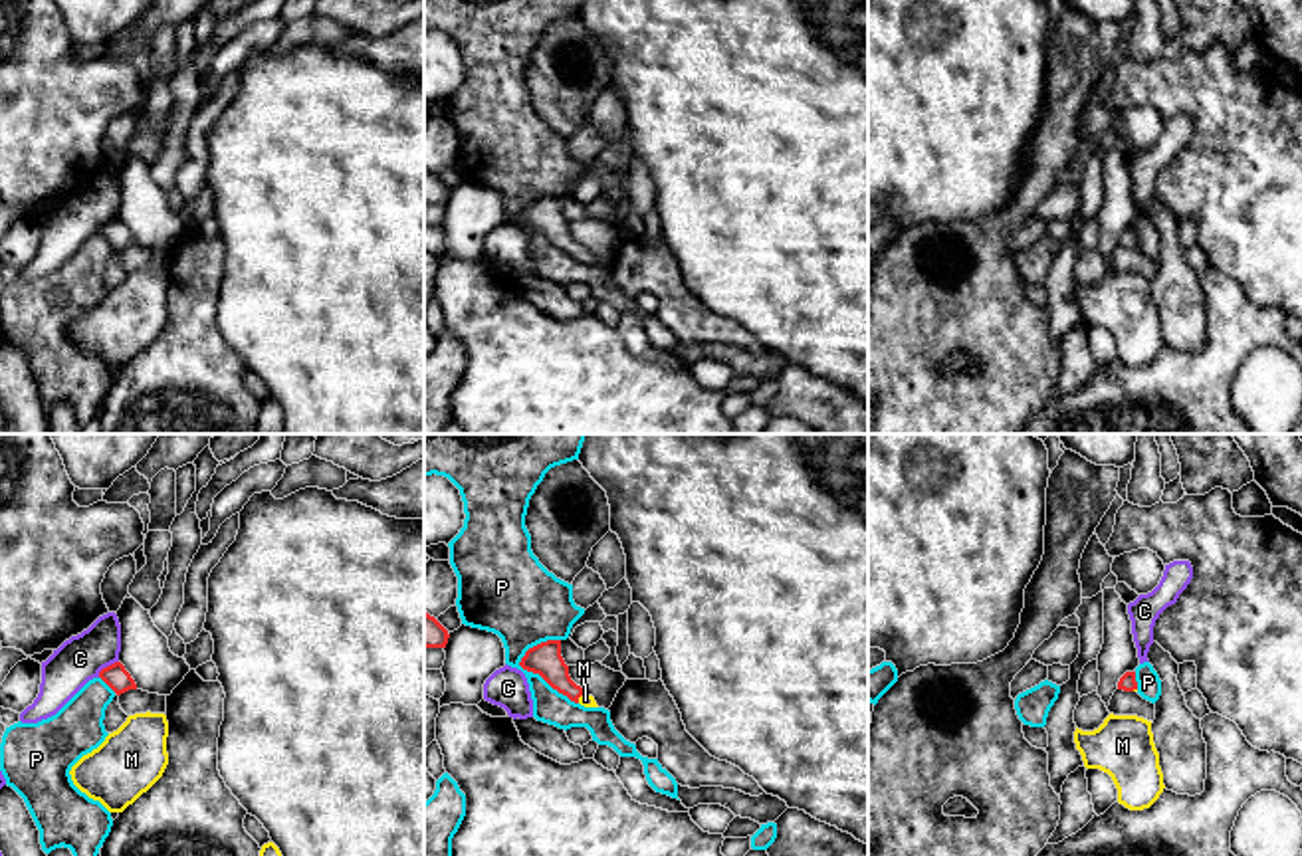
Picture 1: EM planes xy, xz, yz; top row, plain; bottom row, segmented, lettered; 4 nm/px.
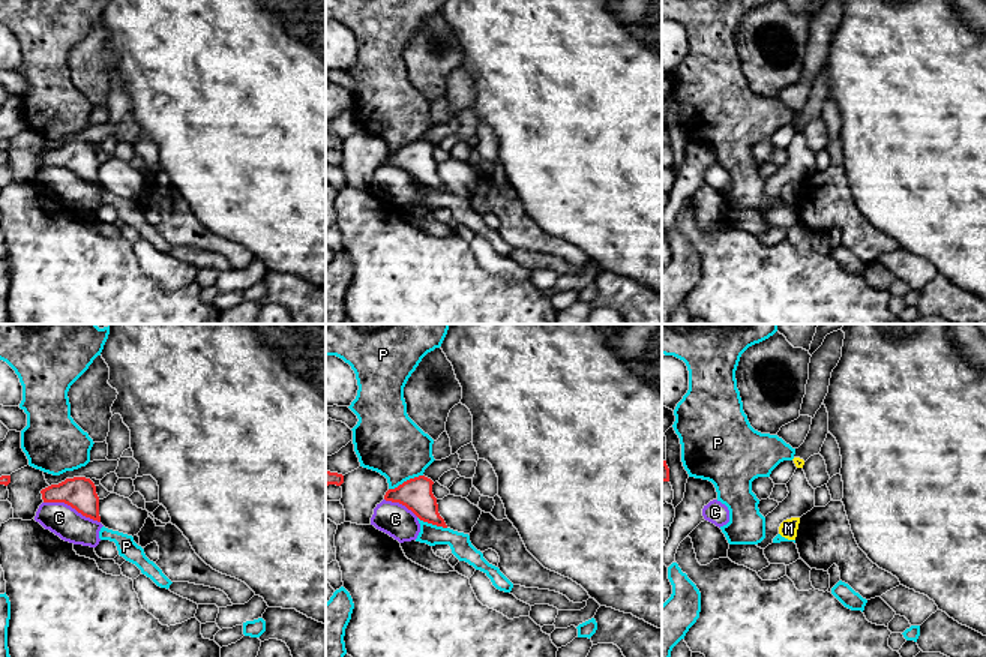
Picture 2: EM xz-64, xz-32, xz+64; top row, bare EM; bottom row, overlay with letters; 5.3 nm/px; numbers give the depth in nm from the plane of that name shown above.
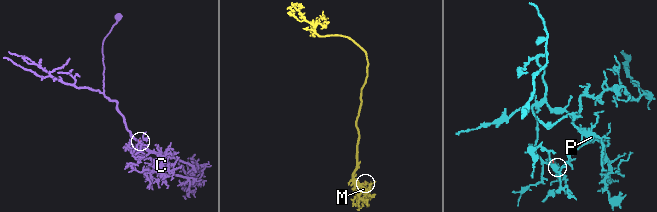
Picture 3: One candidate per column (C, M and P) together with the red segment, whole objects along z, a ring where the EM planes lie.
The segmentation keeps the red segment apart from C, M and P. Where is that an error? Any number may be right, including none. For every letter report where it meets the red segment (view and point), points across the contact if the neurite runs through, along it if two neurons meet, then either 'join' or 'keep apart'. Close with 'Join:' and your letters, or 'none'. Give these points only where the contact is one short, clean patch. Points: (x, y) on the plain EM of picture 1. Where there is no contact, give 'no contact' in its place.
C: meets red in xy at (108, 222); border along xy (117, 216), (108, 220), (98, 232); keep apart
M: meets red in xz at (579, 252); runs through xz (545, 214), (579, 252), (585, 256); join
P: meets red in xz at (540, 230); border along xz (530, 203), (520, 220), (538, 228), (577, 260); keep apart
Join: M

